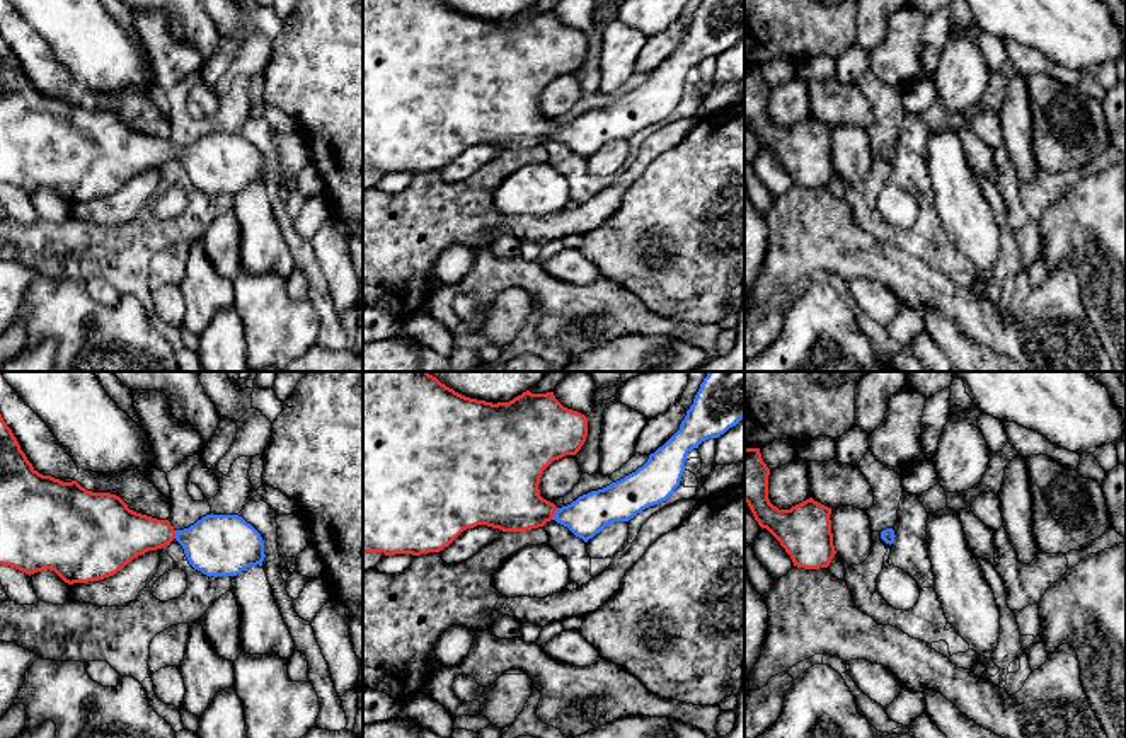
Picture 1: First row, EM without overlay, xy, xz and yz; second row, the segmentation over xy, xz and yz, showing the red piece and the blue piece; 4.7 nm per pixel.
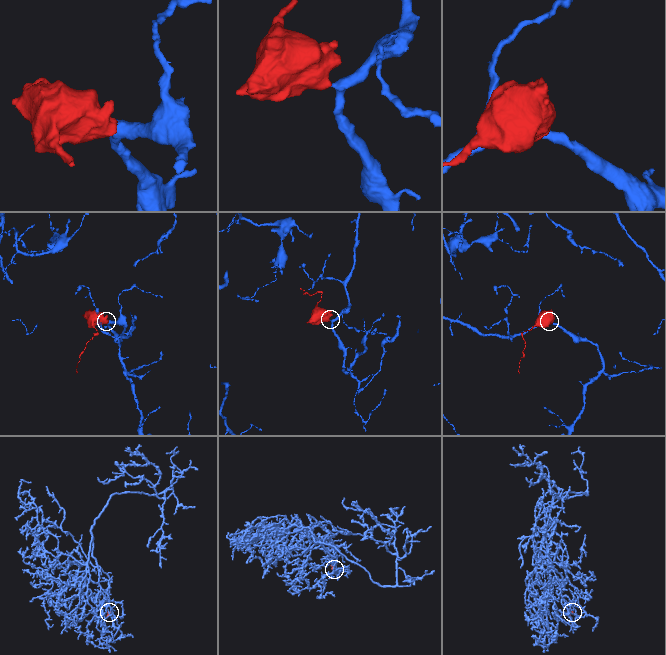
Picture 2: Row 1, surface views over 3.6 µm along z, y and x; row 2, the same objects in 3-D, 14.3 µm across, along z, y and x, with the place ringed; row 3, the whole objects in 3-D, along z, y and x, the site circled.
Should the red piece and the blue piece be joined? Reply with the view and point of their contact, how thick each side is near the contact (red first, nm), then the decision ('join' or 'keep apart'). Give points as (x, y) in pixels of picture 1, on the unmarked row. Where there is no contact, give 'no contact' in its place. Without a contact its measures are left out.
xz (554, 132) | 320/190 nm | join

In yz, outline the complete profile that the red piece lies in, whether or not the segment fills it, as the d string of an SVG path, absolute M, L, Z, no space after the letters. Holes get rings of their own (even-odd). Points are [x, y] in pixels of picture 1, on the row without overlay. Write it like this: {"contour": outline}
{"contour": "M744 66L744 119L758 143L780 160L794 184L828 186L836 172L831 126L809 116L790 128L778 128L768 118L768 94L760 66Z"}

